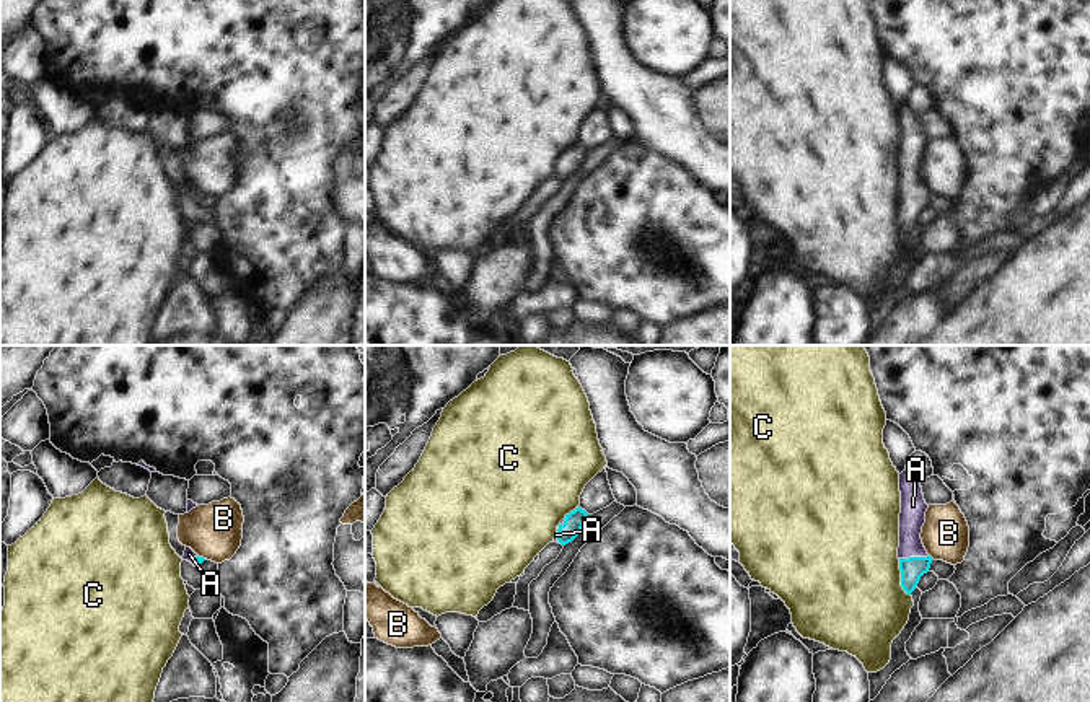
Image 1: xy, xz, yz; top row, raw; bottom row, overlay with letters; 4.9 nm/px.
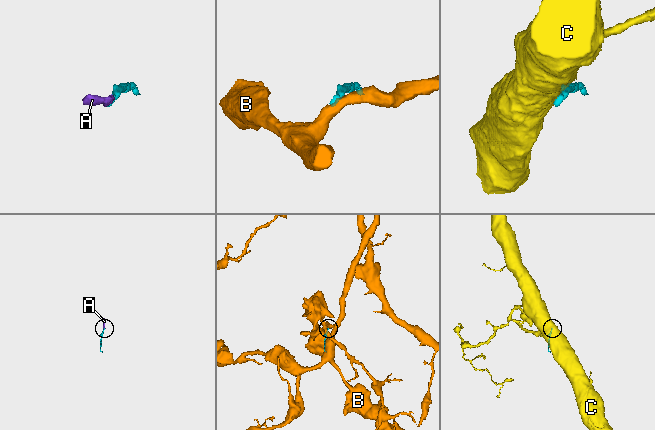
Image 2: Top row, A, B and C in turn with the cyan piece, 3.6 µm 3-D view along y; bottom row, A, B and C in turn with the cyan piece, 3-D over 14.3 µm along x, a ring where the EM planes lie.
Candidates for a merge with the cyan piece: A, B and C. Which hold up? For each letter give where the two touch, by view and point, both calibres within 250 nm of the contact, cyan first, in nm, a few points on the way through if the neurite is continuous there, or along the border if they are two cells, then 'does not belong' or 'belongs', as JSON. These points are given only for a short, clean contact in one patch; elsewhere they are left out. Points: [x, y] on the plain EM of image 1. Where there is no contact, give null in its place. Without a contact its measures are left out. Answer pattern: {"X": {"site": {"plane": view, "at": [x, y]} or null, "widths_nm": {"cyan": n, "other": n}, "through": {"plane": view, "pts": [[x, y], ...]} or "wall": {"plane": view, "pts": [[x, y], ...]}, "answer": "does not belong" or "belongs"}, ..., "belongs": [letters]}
{"A": {"site": {"plane": "yz", "at": [913, 193]}, "widths_nm": {"cyan": 110, "other": 130}, "through": {"plane": "yz", "pts": [[911, 204], [913, 193], [913, 142]]}, "answer": "belongs"}, "B": {"site": {"plane": "yz", "at": [931, 193]}, "widths_nm": {"cyan": 110, "other": 240}, "wall": {"plane": "yz", "pts": [[929, 189], [934, 194]]}, "answer": "does not belong"}, "C": {"site": {"plane": "yz", "at": [901, 212]}, "widths_nm": {"cyan": 110, "other": 500}, "wall": {"plane": "yz", "pts": [[898, 194], [900, 220], [909, 230]]}, "answer": "does not belong"}, "belongs": ["A"]}

